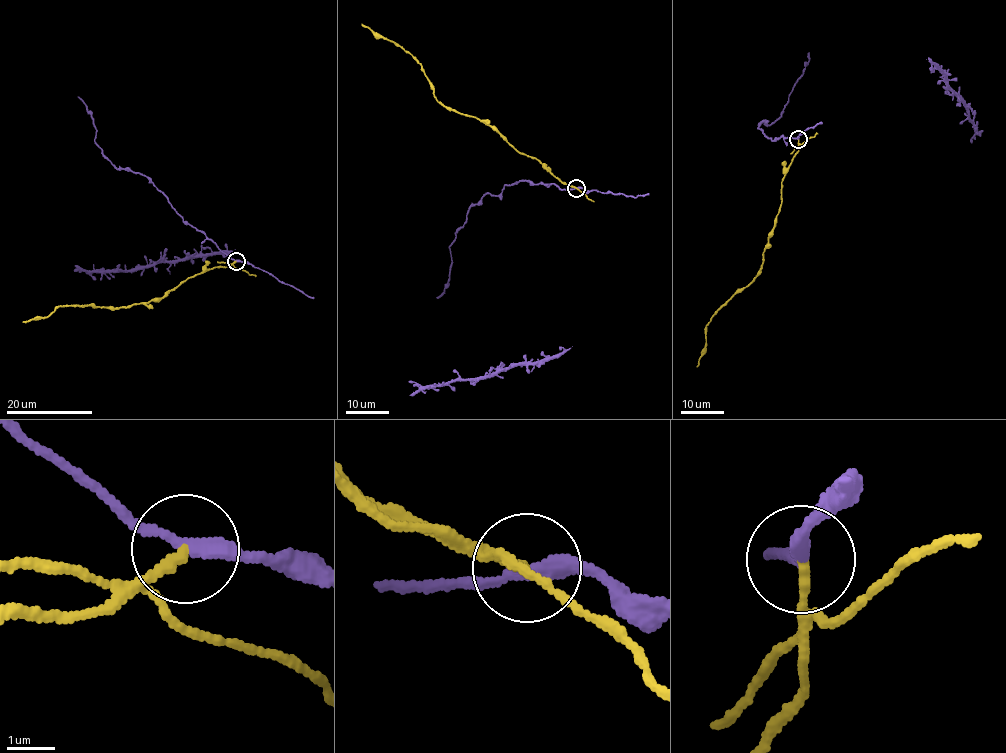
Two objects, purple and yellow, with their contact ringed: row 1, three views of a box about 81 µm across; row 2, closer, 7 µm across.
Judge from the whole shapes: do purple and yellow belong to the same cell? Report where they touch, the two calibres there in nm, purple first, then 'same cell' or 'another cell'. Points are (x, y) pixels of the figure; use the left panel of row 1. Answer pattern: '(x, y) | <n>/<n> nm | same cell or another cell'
(236, 261) | 280/200 nm | another cell

